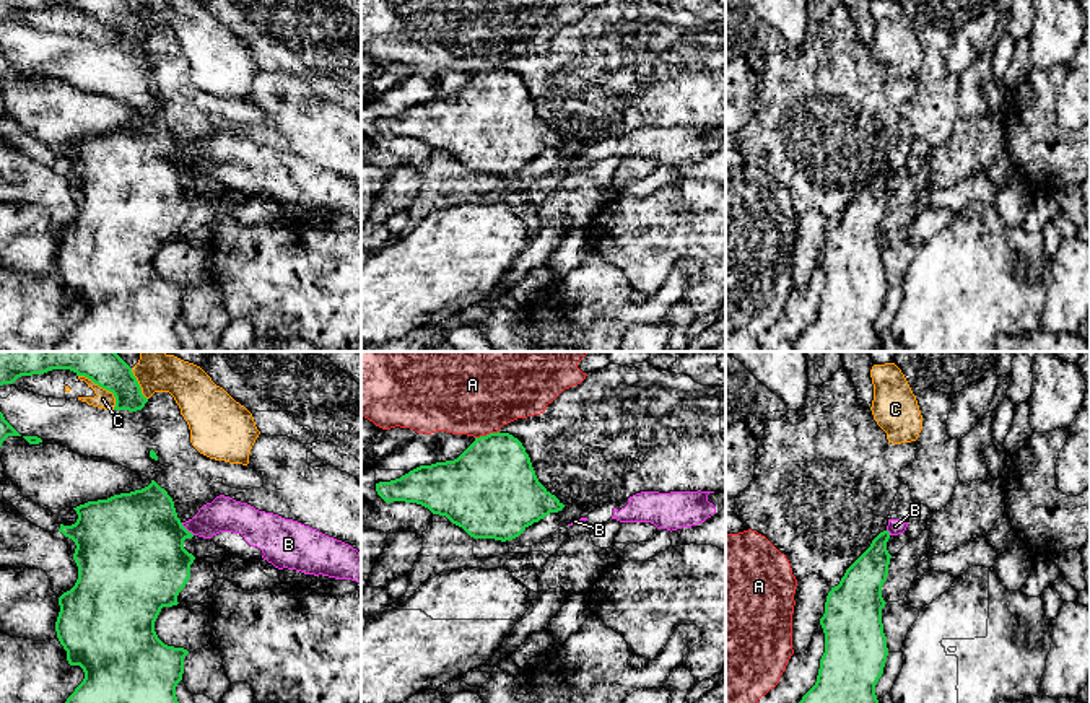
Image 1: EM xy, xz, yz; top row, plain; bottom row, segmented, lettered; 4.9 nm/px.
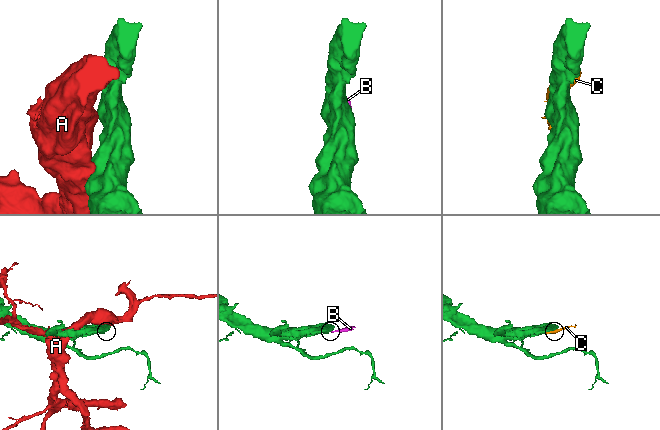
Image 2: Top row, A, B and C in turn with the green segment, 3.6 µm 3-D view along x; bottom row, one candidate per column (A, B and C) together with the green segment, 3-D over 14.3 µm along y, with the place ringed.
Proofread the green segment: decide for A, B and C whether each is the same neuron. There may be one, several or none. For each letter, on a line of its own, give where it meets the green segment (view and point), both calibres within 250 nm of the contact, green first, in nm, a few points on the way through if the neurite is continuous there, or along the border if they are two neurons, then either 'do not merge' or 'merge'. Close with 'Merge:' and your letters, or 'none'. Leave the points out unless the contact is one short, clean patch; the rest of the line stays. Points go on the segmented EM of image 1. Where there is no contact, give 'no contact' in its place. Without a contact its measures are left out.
A: contact xz (487, 435); calibres 440 and 480 nm; do not merge
B: contact xy (186, 529); calibres 460 and 180 nm; border xy (181, 523), (194, 534); do not merge
C: contact xy (103, 388); calibres 240 and 90 nm; border xy (78, 375), (108, 389), (114, 397), (114, 409); do not merge
Merge: none

